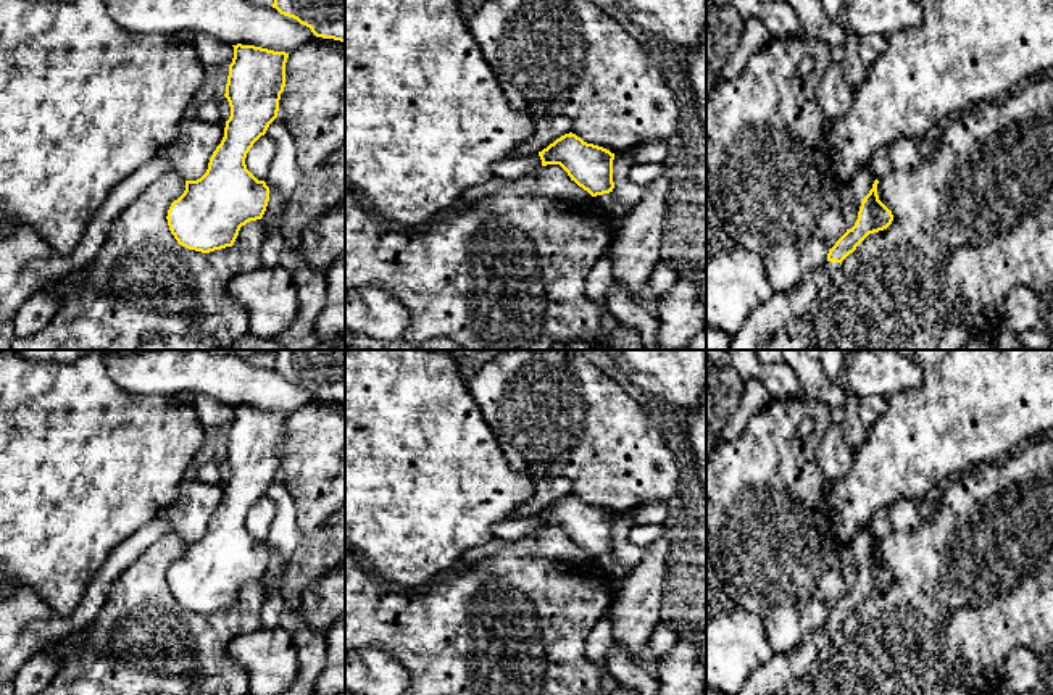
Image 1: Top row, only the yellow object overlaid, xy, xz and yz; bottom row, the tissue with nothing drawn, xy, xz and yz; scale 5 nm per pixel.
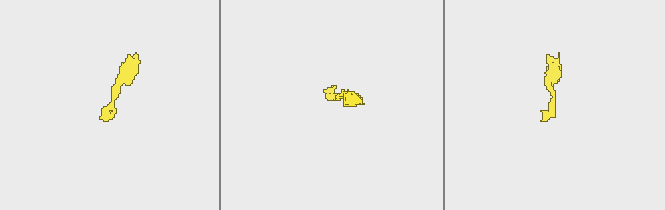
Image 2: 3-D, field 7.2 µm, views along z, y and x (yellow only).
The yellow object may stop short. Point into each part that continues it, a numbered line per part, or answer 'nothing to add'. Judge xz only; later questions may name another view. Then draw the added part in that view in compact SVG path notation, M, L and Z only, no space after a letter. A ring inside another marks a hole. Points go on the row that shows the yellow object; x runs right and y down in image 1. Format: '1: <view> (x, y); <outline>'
nothing to add

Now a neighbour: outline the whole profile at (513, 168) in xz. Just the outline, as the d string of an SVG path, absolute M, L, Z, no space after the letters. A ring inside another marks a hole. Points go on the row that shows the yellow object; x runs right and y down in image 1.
M539 153L529 156L508 158L493 166L493 174L497 179L516 181L526 173L542 166Z

